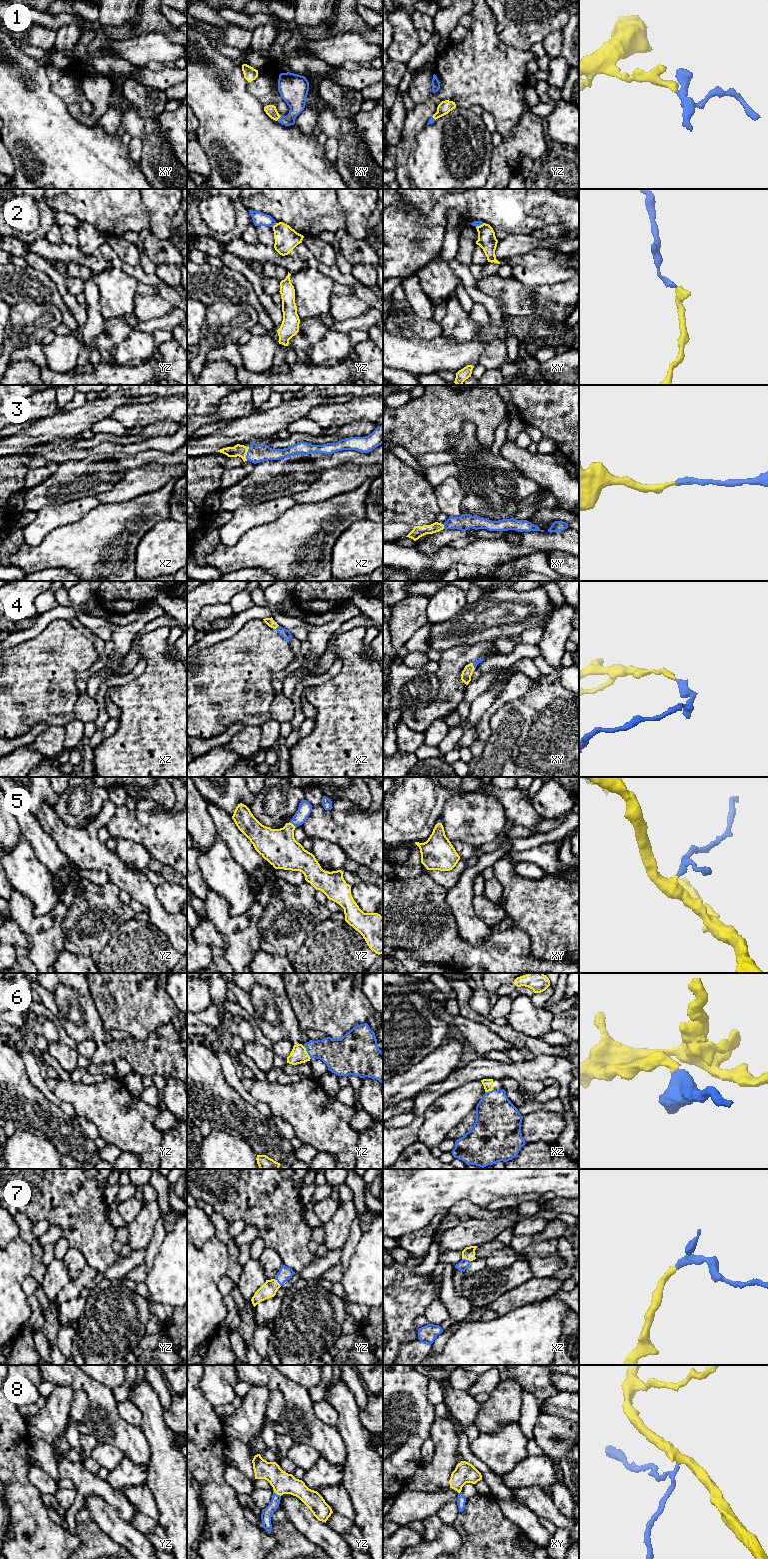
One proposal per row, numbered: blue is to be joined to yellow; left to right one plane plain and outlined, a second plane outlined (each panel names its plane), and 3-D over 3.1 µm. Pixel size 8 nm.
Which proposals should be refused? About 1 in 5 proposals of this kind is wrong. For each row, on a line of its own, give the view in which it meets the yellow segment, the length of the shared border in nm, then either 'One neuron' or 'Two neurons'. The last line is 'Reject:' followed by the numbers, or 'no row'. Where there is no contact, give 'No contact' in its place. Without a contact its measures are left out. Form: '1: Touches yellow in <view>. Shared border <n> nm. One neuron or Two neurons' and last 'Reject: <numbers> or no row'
1: Touches yellow in xy. Shared border 60 nm. One neuron
2: Touches yellow in yz. Shared border 50 nm. Two neurons
3: Touches yellow in xz. Shared border 110 nm. One neuron
4: Touches yellow in xz. Shared border 40 nm. One neuron
5: Touches yellow in yz. Shared border 70 nm. One neuron
6: Touches yellow in yz. Shared border 120 nm. One neuron
7: Touches yellow in xz. Shared border 80 nm. One neuron
8: Touches yellow in yz. Shared border 90 nm. One neuron
Reject: 2

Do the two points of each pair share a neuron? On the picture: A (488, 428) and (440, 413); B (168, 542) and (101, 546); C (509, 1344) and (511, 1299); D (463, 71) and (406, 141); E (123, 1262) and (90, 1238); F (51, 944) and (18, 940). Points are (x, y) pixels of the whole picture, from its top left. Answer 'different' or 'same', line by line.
A: same
B: different
C: different
D: same
E: different
F: different

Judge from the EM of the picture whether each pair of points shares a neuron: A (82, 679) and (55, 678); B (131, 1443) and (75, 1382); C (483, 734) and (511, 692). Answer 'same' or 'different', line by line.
A: different
B: same
C: same

